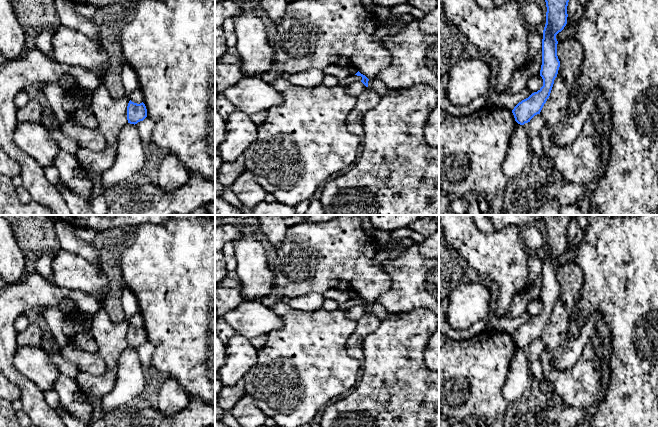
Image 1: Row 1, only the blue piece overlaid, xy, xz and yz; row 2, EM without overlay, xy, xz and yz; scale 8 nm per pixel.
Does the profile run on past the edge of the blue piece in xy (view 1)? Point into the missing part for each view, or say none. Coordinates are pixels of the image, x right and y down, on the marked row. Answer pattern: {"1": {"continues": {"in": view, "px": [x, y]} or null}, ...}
{"1": {"continues": null}}

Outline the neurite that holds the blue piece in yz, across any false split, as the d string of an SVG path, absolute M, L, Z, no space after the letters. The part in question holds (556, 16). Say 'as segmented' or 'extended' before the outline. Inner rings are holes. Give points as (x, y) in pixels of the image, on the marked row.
as segmented; M545 0L545 2L547 12L546 24L543 30L542 65L540 70L543 86L537 92L519 102L512 110L515 121L520 125L530 122L535 115L540 114L550 96L560 67L560 61L557 56L558 41L556 35L567 24L569 0Z

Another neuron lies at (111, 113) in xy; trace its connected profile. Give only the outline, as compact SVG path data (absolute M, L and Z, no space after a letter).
M124 64L122 78L125 89L122 98L114 98L103 83L93 91L89 108L98 119L98 128L107 141L107 147L100 152L79 149L75 154L79 164L91 180L94 175L103 173L114 164L119 133L128 123L127 106L132 93L139 88L137 74L129 64Z

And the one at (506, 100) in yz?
M527 88L522 89L517 94L508 92L498 94L494 91L490 91L488 93L488 99L490 99L497 107L506 108L512 111L519 102L528 98L531 94L532 93Z

